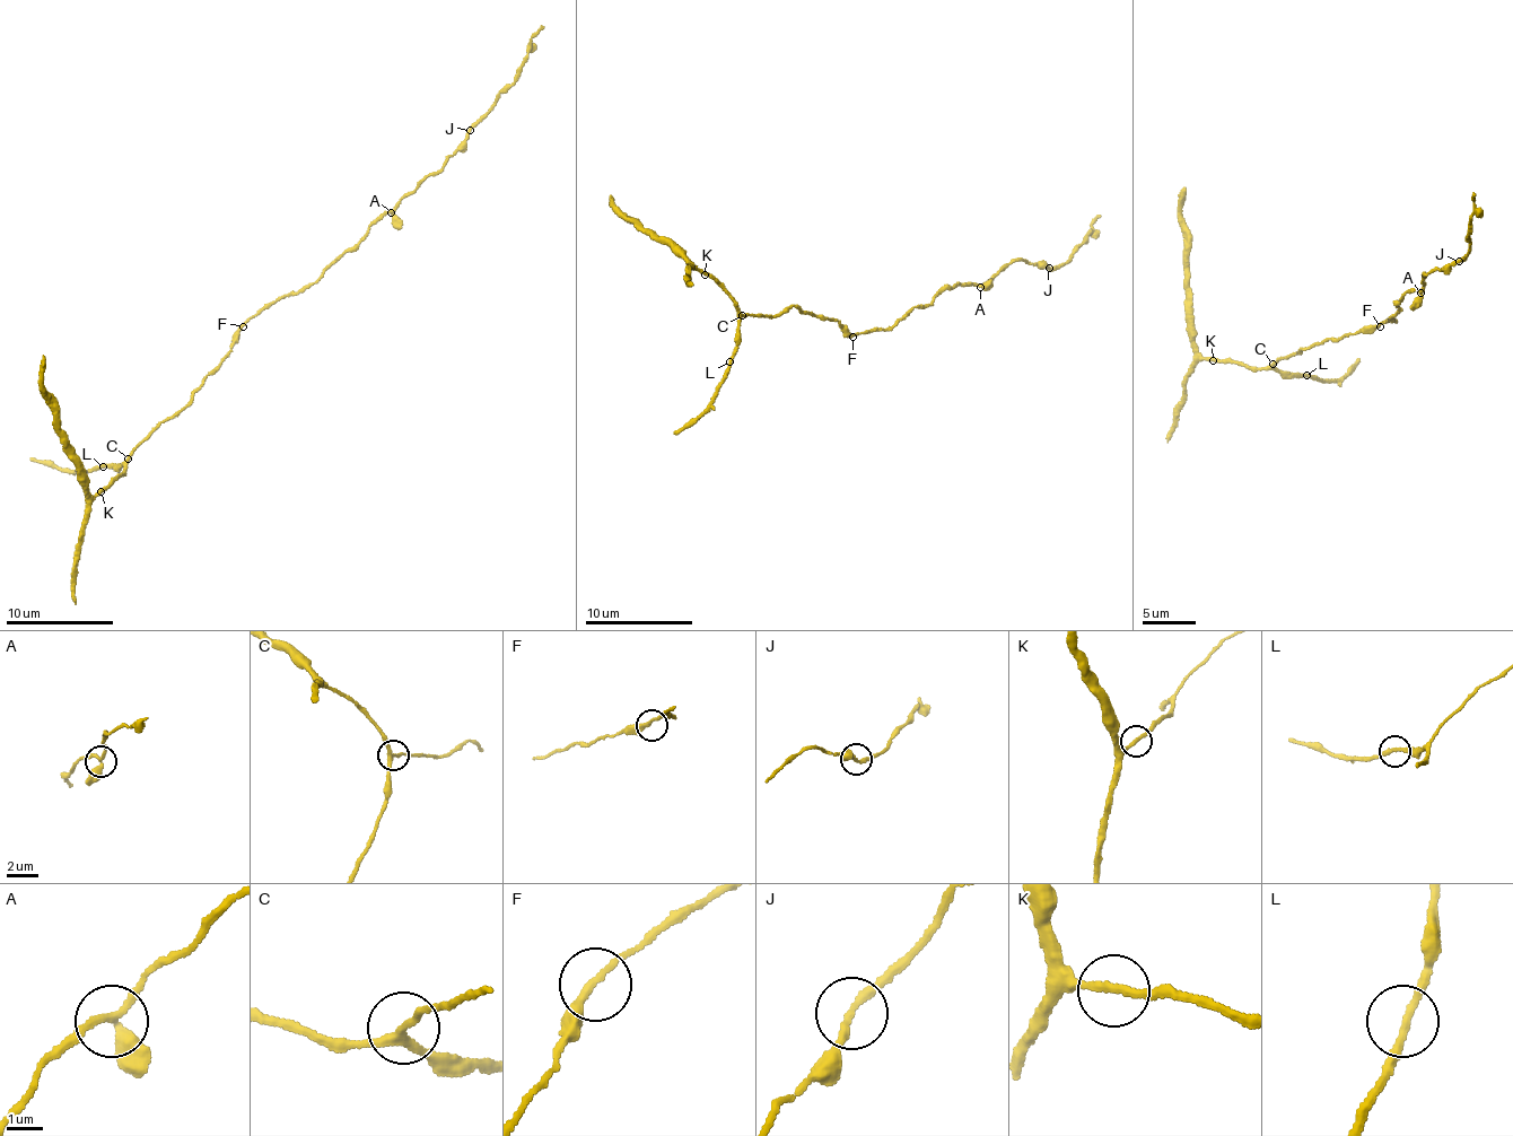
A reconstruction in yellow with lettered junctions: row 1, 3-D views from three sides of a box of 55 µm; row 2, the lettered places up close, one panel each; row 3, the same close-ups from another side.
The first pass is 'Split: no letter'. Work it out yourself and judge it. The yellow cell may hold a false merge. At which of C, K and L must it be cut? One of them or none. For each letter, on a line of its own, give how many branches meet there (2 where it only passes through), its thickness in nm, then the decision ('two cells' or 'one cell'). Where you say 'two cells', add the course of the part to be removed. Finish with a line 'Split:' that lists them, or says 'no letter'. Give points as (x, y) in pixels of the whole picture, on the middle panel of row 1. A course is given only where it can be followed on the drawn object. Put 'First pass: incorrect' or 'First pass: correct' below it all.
C: 3 branches meet; 200 nm thick; one cell
K: 2 branches meet; 220 nm thick; one cell
L: 2 branches meet; 220 nm thick; one cell
Split: no letter
First pass: correct

